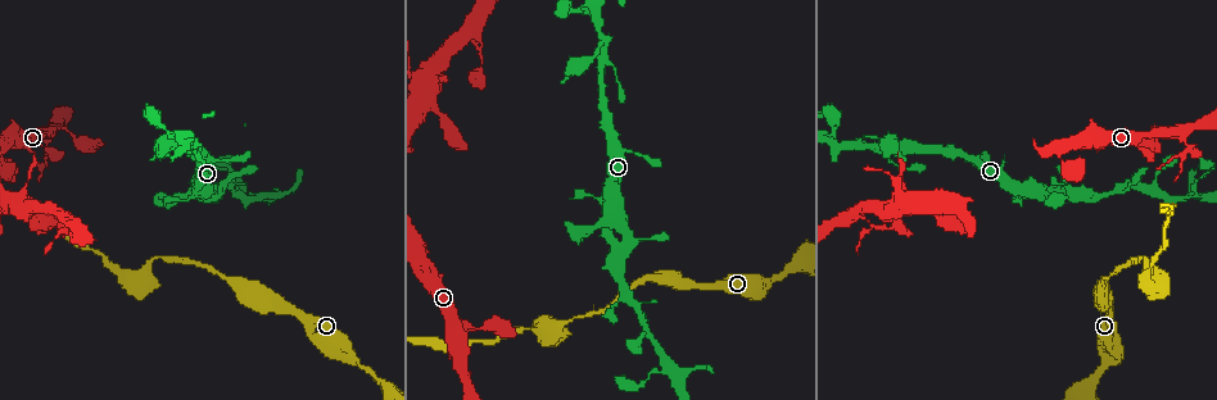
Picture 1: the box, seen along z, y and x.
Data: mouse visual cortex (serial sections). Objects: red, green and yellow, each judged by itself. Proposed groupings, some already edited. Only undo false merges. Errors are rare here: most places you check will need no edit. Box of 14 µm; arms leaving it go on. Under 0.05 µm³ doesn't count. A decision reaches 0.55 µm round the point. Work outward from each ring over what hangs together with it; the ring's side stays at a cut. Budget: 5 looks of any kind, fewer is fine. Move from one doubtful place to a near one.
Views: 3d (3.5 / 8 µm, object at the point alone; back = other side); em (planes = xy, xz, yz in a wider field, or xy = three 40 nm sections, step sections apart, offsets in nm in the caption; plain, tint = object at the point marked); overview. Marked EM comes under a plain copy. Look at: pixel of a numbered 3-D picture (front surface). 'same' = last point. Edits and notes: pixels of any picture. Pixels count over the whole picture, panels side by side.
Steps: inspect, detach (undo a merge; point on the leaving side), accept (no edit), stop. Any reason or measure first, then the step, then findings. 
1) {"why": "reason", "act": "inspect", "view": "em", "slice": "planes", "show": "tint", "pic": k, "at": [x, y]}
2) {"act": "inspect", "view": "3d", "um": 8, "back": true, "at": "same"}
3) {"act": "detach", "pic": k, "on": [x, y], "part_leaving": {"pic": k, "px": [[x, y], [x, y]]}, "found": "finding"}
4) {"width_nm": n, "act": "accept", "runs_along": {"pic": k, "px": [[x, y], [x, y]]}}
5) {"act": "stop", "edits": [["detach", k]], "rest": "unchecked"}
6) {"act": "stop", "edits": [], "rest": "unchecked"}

{"why": "sudden change in width", "act": "inspect", "view": "3d", "um": 8, "pic": 1, "at": [146, 278]}

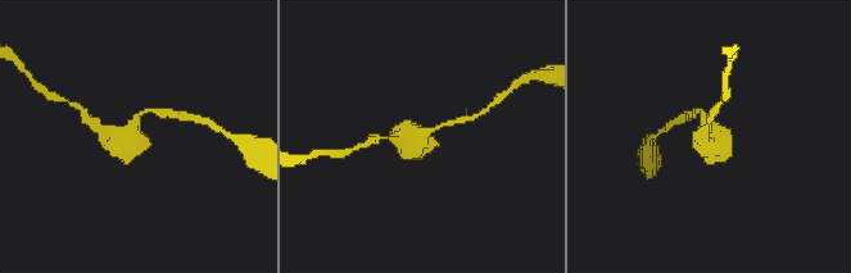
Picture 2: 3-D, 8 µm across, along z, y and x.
{"why": "closer look", "act": "inspect", "view": "3d", "um": 3.5, "pic": 2, "at": [713, 132]}

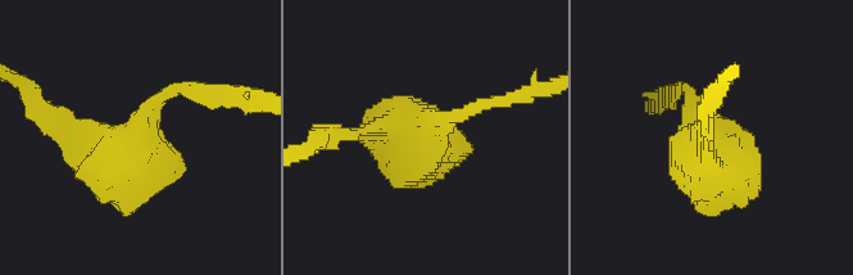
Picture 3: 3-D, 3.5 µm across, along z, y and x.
{"act": "inspect", "view": "em", "slice": "planes", "show": "tint", "pic": 3, "at": [714, 144]}

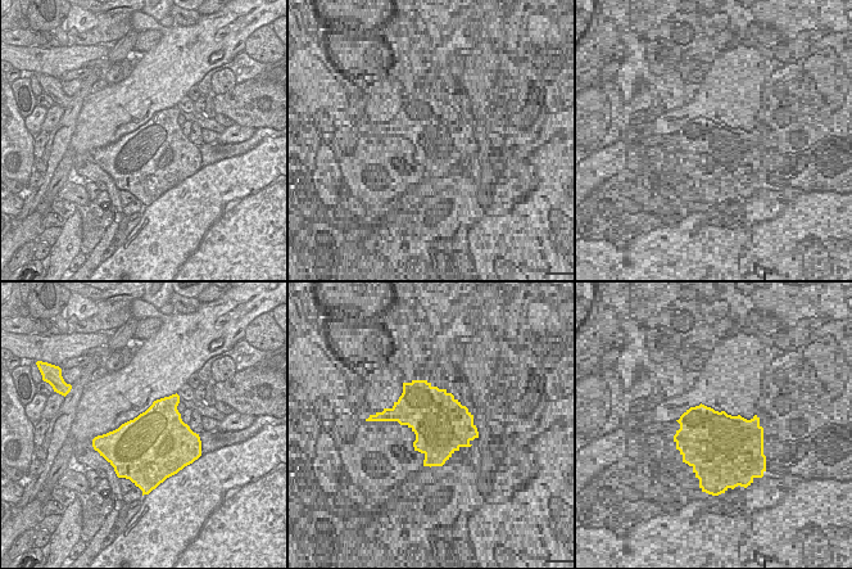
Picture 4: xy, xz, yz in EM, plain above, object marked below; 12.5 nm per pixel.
{"act": "accept", "runs_along": {"pic": 3, "px": [[467, 112], [423, 122], [412, 177]]}, "found": "one cell here"}

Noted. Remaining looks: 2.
{"why": "sharp bend", "act": "inspect", "view": "3d", "um": 8, "pic": 1, "at": [872, 146]}

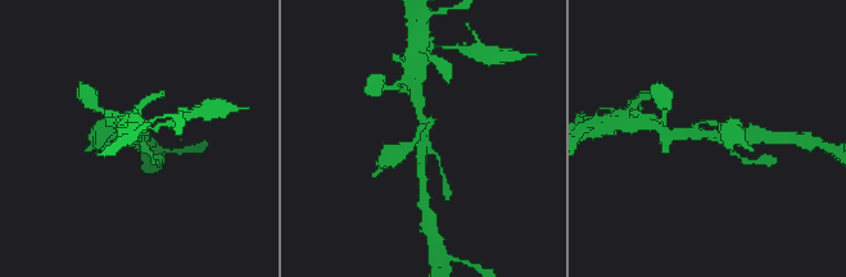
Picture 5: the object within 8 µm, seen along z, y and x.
{"arms": 4, "arm_widths_nm": [200, 250, 300, 300], "act": "inspect", "view": "em", "slice": "xy", "step": 1, "show": "tint", "pic": 5, "at": [713, 134]}

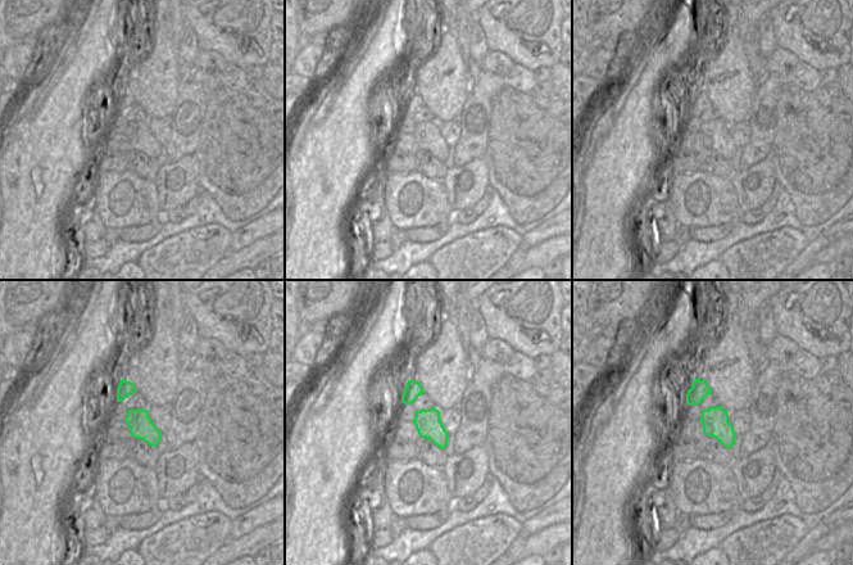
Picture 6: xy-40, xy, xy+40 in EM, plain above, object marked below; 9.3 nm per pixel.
{"act": "accept", "runs_along": {"pic": 5, "px": [[421, 175], [424, 122], [417, 103]]}, "found": "continuous, no second cell"}

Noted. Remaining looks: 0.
{"act": "stop", "edits": [], "rest": "unchecked"}

